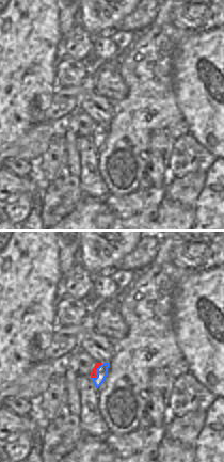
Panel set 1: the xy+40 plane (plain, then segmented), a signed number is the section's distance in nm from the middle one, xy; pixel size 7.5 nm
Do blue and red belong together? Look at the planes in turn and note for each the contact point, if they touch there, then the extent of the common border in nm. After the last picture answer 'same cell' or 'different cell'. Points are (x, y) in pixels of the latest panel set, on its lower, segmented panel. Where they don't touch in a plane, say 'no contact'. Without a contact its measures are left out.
(96, 372) | 140 nm

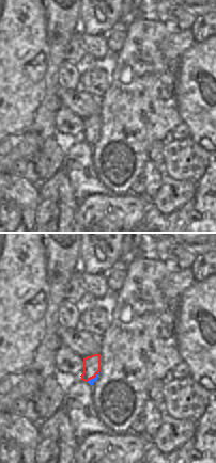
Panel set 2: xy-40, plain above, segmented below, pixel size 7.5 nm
(93, 378) | 120 nm

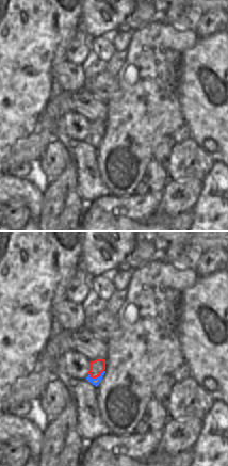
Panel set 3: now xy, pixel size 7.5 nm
(96, 378) | 120 nm

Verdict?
different cell

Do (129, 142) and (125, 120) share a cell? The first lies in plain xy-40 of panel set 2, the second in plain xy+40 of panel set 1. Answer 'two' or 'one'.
one

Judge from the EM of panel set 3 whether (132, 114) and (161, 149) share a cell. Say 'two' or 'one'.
two

